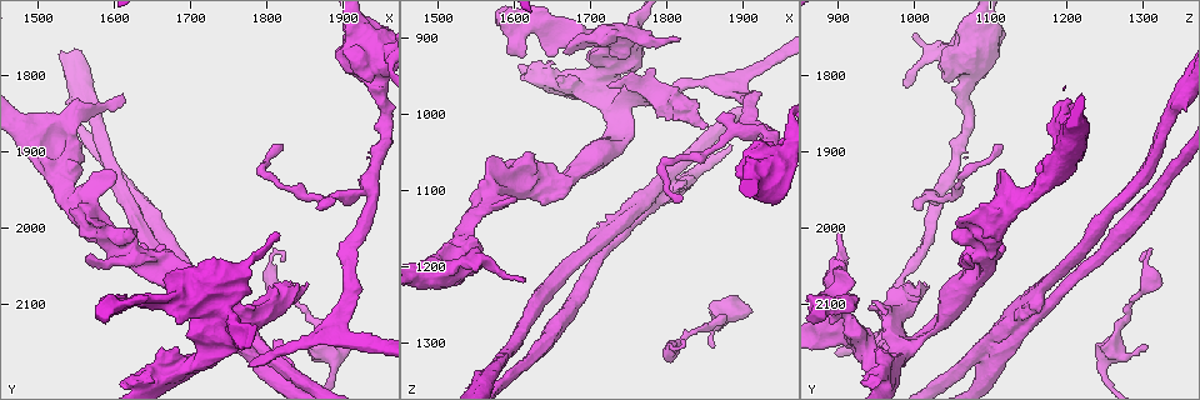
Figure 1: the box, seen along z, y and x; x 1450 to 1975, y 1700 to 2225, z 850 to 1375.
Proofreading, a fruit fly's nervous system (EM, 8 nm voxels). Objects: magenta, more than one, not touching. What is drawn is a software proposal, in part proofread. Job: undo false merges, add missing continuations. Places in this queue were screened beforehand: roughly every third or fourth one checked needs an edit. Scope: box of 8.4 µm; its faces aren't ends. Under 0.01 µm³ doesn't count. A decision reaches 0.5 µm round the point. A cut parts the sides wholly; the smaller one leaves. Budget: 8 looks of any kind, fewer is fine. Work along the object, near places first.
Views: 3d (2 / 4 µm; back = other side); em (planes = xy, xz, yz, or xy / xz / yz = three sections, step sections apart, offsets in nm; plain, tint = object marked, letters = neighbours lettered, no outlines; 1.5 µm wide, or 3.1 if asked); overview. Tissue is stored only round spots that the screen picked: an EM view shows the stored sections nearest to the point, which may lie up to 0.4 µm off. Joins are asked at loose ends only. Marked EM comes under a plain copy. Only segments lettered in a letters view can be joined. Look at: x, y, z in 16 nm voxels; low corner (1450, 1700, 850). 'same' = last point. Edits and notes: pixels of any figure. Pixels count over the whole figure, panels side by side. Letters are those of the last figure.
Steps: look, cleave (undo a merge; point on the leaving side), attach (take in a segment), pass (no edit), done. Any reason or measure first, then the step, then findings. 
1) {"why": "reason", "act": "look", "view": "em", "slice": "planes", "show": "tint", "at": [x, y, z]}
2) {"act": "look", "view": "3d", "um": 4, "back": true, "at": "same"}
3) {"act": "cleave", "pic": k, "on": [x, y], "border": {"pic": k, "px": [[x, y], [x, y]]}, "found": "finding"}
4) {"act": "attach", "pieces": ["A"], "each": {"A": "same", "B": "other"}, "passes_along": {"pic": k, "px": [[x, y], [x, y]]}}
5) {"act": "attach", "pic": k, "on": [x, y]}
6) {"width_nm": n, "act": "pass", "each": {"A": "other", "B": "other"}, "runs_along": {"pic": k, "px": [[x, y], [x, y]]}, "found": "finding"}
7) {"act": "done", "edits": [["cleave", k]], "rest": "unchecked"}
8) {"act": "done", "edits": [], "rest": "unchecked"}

{"why": "sharp bend", "act": "look", "view": "em", "slice": "planes", "show": "letters", "at": [1715, 2180, 970]}

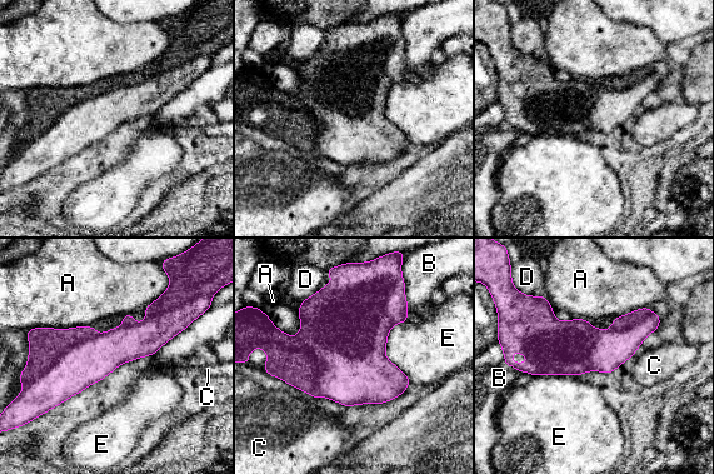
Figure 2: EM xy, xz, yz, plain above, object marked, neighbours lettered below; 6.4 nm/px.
{"act": "cleave", "pic": 2, "on": [46, 344], "each": {"A": "other", "B": "other", "C": "other", "D": "other", "E": "other"}, "border": {"pic": 2, "px": [[93, 335], [68, 347], [31, 380]]}, "found": "two neurons meet here"}

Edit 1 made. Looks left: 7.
{"act": "look", "view": "overview"}

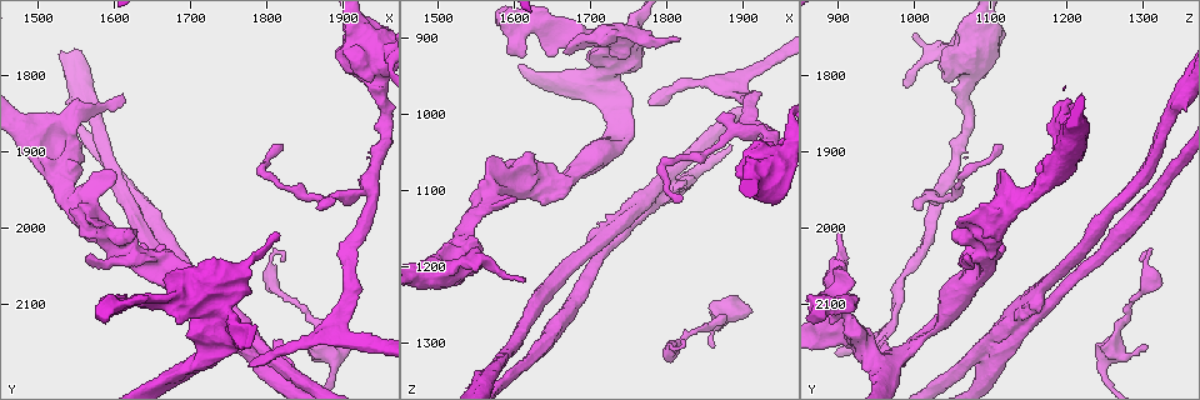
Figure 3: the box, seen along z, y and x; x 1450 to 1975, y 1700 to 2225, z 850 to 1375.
{"why": "side arm on a straight run", "act": "look", "view": "em", "slice": "planes", "show": "letters", "at": [1720, 2095, 1160]}

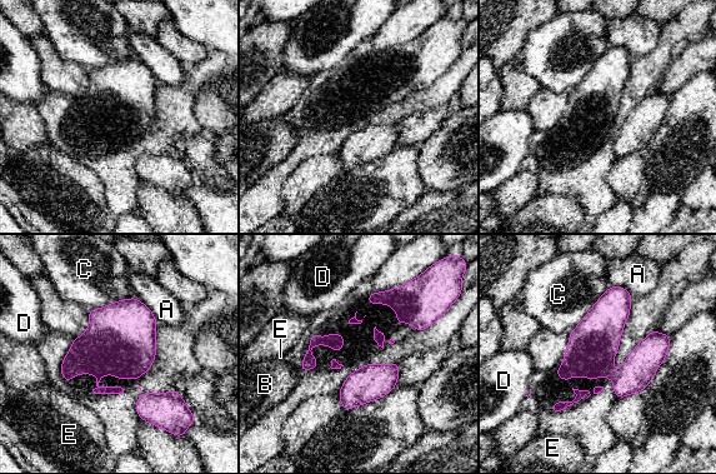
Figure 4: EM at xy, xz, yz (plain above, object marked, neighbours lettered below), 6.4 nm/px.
{"act": "cleave", "pic": 4, "on": [636, 373], "each": {"A": "other", "B": "other", "C": "other", "D": "other", "E": "other"}, "found": "a second neuron is stuck on"}

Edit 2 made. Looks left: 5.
{"why": "four or more arms meet", "act": "look", "view": "3d", "um": 4, "at": [1620, 2030, 1095]}

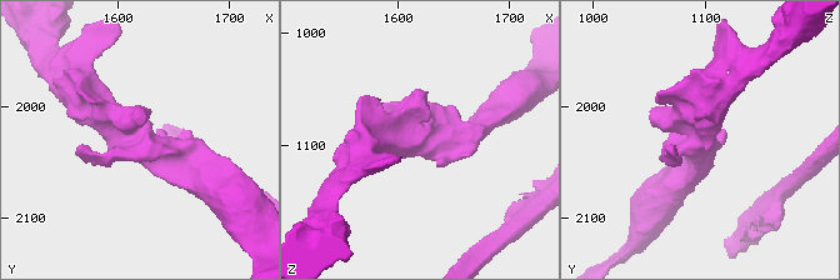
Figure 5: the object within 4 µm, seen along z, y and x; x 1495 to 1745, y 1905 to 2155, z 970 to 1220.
{"act": "look", "view": "em", "slice": "xy", "step": 4, "show": "tint", "at": [1622, 2030, 1094]}

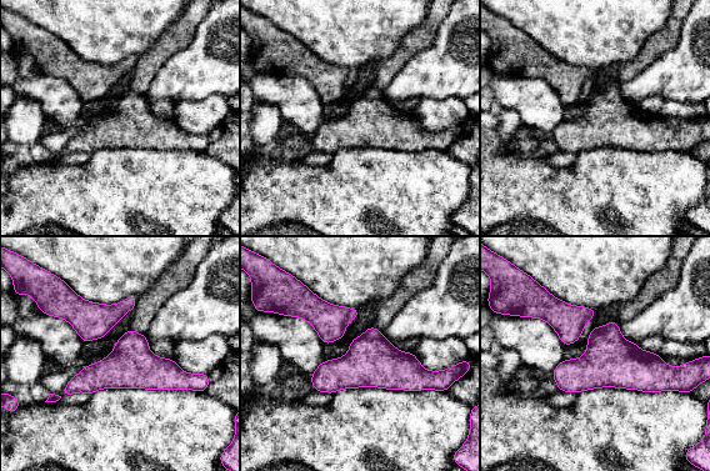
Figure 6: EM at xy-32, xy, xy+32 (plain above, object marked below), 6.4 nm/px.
{"why": "cut it another way", "act": "look", "view": "em", "slice": "planes", "show": "letters", "at": "same"}

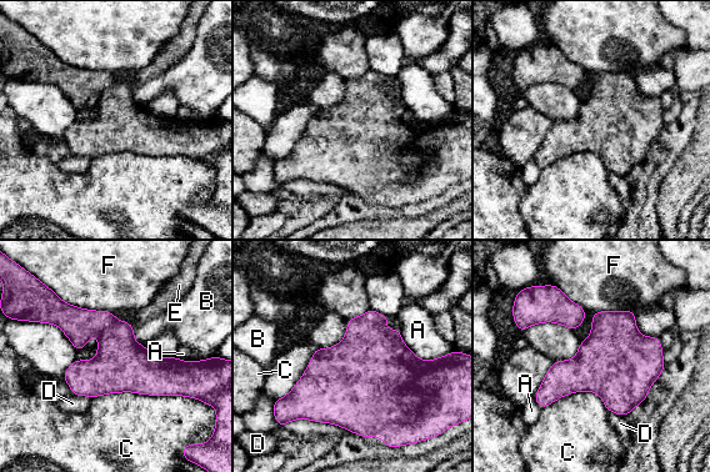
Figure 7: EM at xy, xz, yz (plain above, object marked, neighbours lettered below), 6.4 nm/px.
{"width_nm": 480, "act": "pass", "each": {"A": "other", "B": "other", "C": "other", "D": "other", "E": "other", "F": "other"}, "border": {"pic": 7, "px": [[59, 297], [113, 314]]}, "found": "one neuron here"}

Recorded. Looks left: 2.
{"act": "done", "edits": [["cleave", 2], ["cleave", 4]], "rest": "unchecked"}

